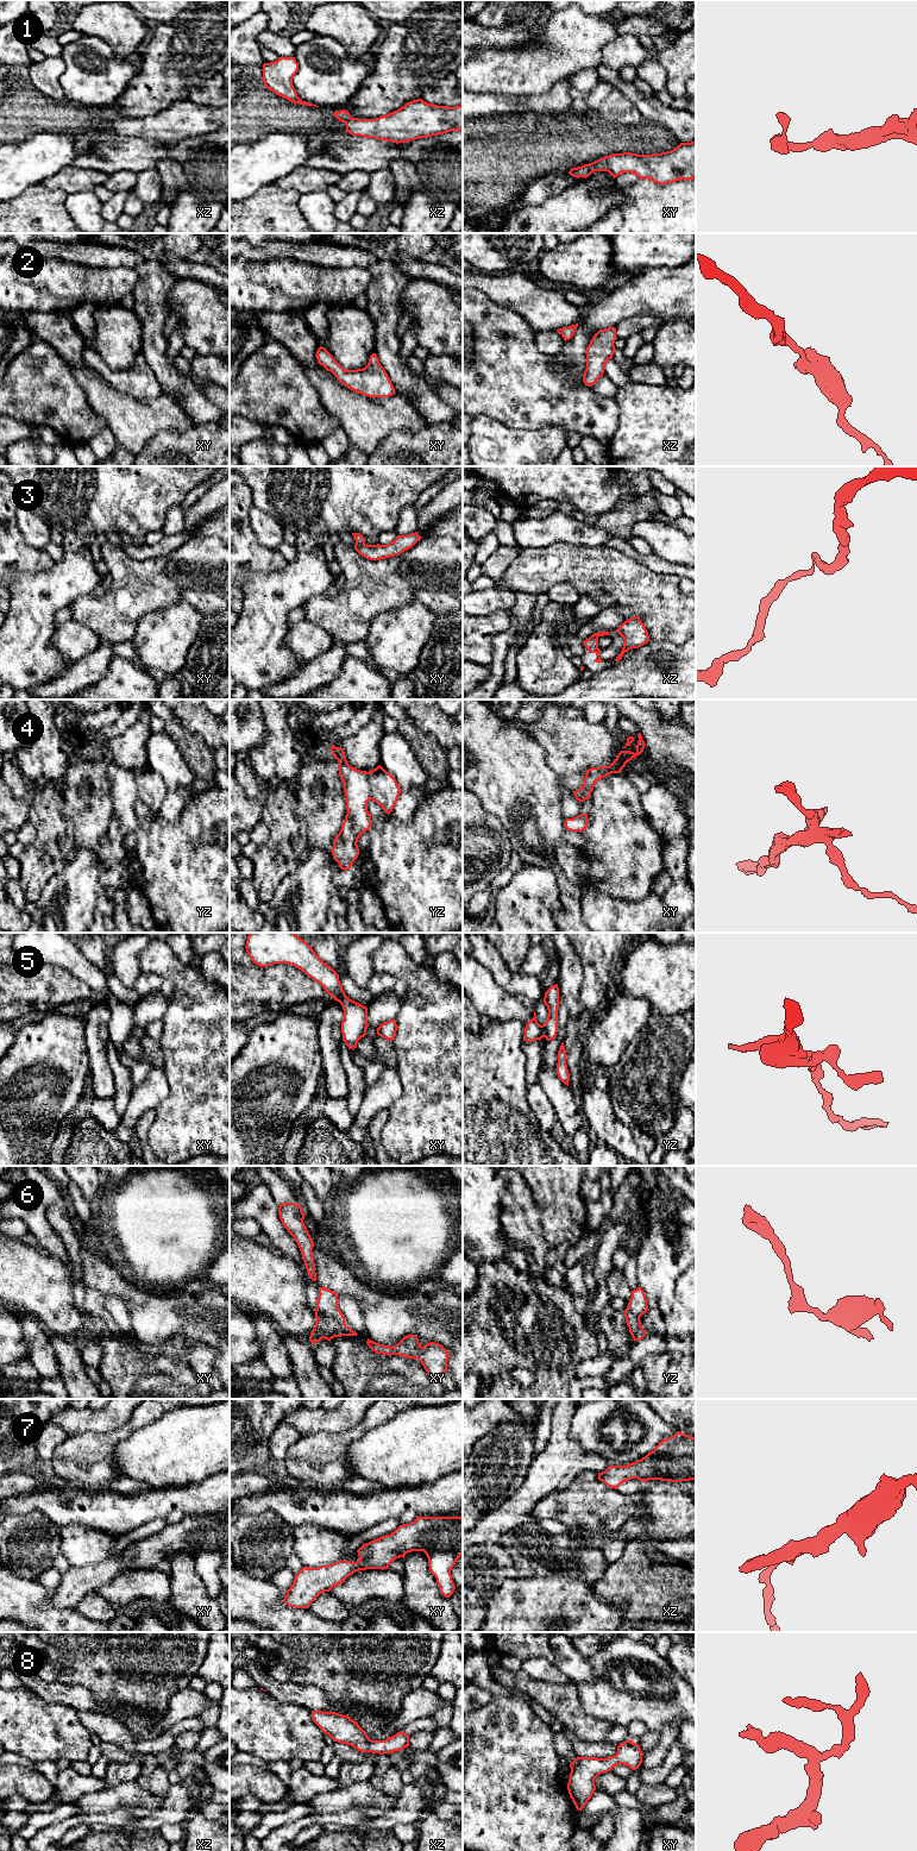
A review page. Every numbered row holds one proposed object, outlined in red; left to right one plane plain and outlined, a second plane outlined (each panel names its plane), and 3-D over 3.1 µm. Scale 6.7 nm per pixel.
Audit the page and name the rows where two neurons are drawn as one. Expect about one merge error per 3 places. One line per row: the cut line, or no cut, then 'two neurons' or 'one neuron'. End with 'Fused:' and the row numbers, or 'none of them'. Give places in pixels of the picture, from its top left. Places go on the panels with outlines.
1: no cut | one neuron
2: no cut | one neuron
3: xy (356, 540), (364, 543) | two neurons
4: yz (368, 772), (371, 798) | two neurons
5: no cut | one neuron
6: no cut | one neuron
7: no cut | one neuron
8: no cut | one neuron
Fused: 3, 4

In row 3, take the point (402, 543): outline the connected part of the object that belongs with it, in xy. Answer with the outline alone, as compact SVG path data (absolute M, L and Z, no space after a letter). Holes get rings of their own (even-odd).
M415 532L407 535L397 535L388 545L366 545L365 542L356 541L354 550L366 559L381 560L403 553L412 548L420 539L421 537Z

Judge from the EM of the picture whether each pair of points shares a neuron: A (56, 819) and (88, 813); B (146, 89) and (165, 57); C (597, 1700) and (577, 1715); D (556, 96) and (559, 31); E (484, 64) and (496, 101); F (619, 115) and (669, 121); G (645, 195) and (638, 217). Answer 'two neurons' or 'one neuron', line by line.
A: one neuron
B: one neuron
C: two neurons
D: two neurons
E: two neurons
F: two neurons
G: one neuron

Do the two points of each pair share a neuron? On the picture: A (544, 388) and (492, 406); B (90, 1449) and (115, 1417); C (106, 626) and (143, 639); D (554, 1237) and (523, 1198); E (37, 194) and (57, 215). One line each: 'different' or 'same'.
A: same
B: different
C: different
D: different
E: same

